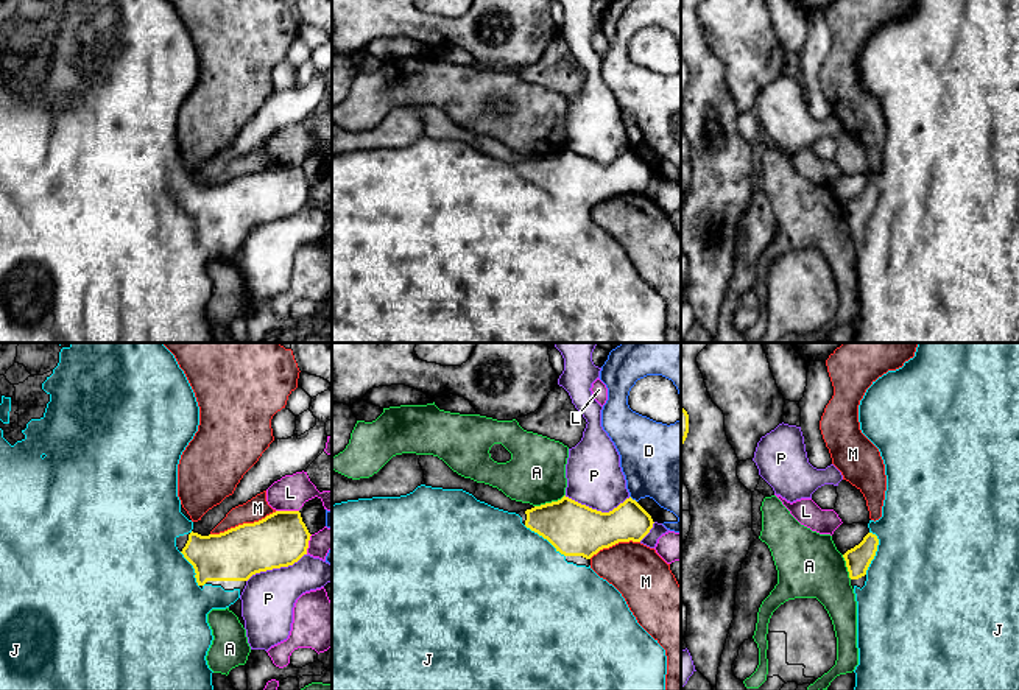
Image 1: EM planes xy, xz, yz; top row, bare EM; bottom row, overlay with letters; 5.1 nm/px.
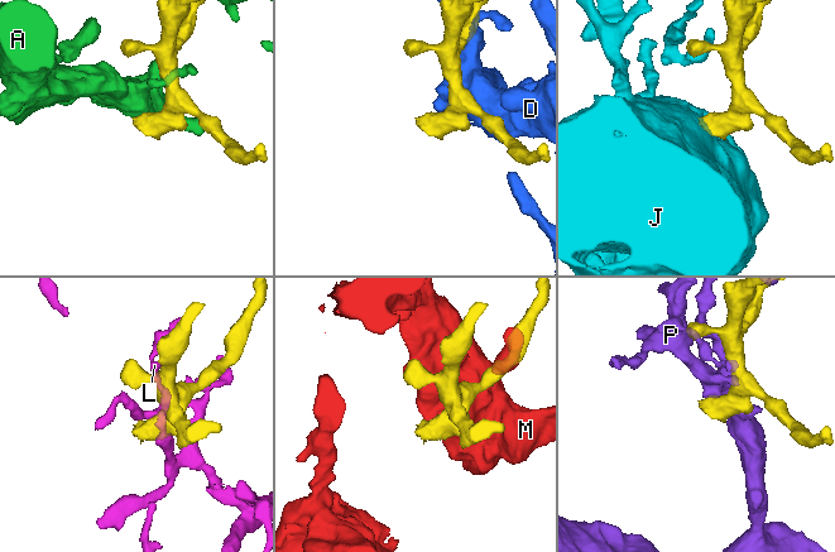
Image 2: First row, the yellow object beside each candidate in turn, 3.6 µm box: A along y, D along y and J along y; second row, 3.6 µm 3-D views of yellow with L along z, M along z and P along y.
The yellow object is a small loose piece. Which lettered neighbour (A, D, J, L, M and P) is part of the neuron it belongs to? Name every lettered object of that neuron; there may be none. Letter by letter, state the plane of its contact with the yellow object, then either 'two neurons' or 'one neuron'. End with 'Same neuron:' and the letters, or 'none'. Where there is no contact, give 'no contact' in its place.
A: xz | two neurons
D: xz | two neurons
J: yz | one neuron
L: xy | two neurons
M: xy | two neurons
P: xz | two neurons
Same neuron: J

